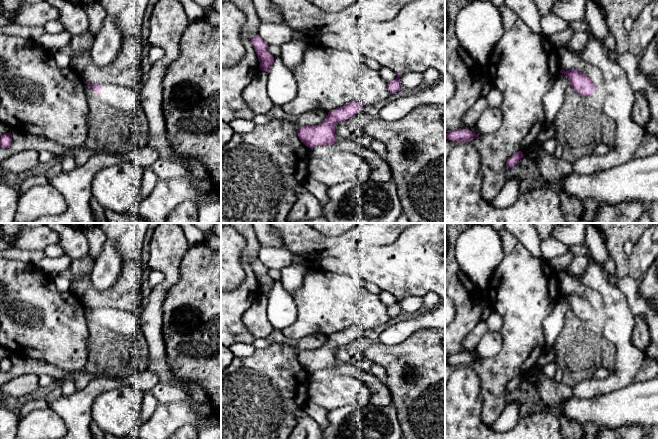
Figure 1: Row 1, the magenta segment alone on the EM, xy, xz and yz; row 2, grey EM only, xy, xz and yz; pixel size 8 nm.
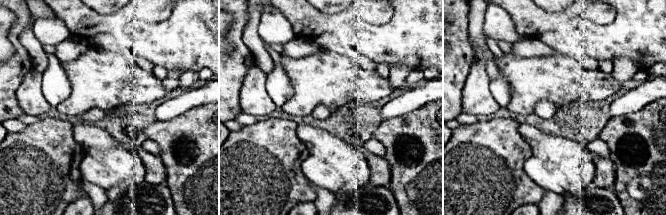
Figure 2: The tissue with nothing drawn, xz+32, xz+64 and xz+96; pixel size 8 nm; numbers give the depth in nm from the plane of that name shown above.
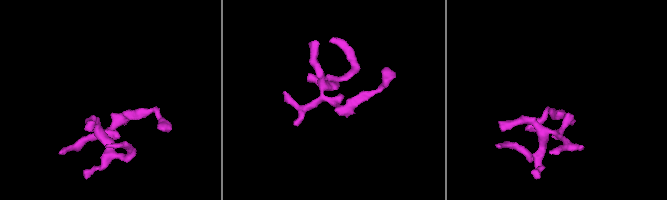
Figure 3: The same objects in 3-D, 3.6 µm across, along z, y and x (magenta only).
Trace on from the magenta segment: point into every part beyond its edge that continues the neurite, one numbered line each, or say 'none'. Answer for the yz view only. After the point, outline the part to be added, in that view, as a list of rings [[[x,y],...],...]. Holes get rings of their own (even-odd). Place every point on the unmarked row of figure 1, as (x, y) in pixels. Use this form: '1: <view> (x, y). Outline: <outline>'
1: yz (595, 325). Outline: [[[602,310],[596,311],[595,316],[592,319],[586,320],[584,322],[584,327],[586,330],[590,331],[592,335],[601,342],[604,338],[603,327],[605,324],[605,315]]]

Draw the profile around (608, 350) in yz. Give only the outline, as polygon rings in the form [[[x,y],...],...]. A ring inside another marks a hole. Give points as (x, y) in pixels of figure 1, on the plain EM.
[[[605,338],[600,342],[601,347],[601,364],[602,367],[607,369],[610,373],[615,369],[615,354],[616,347],[613,343],[609,342]]]

